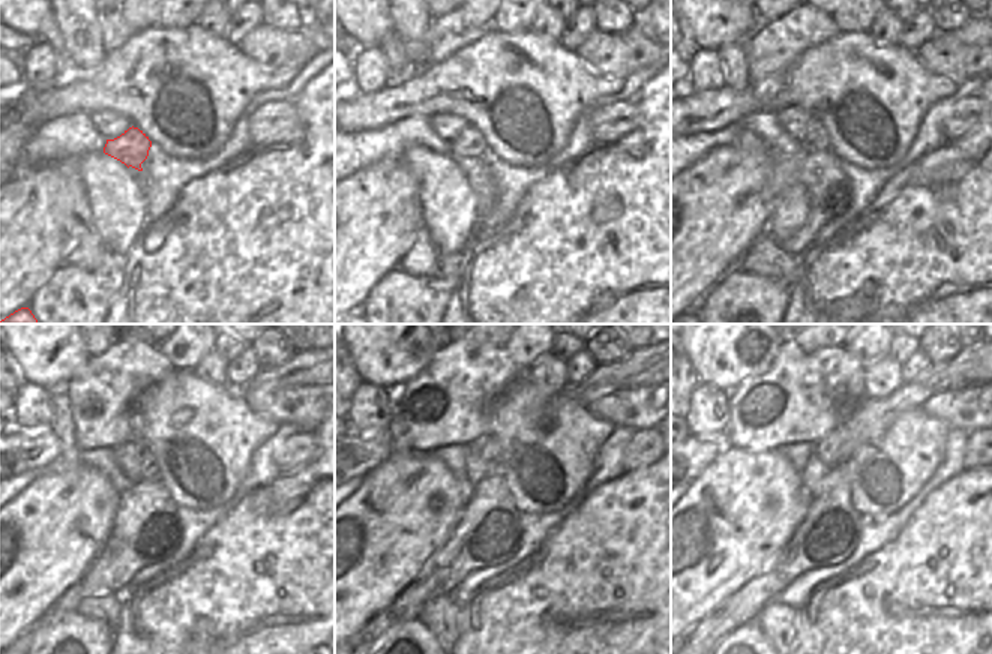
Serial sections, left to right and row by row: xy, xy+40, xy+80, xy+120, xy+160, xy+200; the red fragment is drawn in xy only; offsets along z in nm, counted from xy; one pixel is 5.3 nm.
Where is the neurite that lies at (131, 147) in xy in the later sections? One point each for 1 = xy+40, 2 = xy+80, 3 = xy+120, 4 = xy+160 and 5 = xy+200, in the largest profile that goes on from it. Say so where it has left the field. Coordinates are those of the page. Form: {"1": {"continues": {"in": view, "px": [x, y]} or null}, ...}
{"1": {"continues": {"in": "xy+40", "px": [468, 143]}}, "2": {"continues": {"in": "xy+80", "px": [817, 140]}}, "3": {"continues": {"in": "xy+120", "px": [149, 473]}}, "4": {"continues": {"in": "xy+160", "px": [488, 449]}}, "5": {"continues": {"in": "xy+200", "px": [976, 365]}}}

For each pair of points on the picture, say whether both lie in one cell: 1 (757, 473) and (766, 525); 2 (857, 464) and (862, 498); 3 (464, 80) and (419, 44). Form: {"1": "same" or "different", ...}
{"1": "same", "2": "same", "3": "different"}

